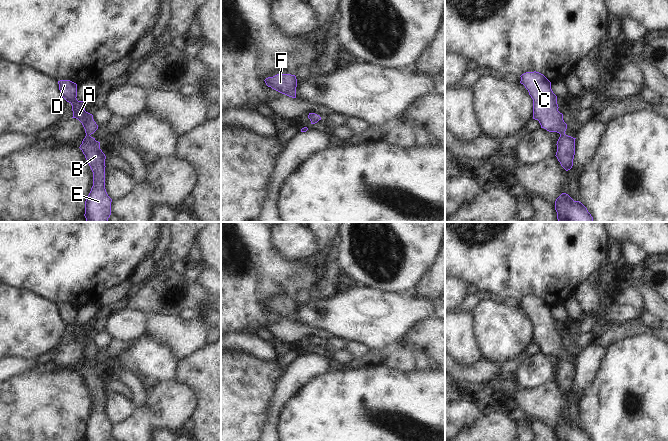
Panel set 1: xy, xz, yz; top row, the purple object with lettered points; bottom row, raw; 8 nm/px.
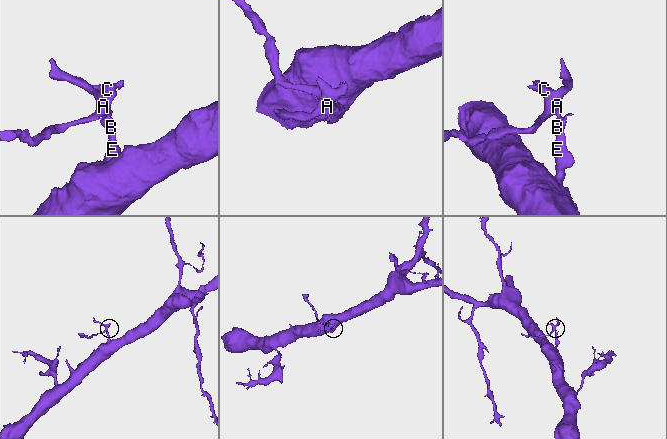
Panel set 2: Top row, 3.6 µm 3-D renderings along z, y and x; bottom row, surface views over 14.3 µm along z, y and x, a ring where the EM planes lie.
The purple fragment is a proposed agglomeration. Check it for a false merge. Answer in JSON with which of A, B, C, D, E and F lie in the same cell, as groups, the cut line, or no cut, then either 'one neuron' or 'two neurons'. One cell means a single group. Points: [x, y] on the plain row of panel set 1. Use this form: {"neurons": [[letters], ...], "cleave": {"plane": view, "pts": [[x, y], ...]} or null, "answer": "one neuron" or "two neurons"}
{"neurons": [["A", "B", "C", "D", "E", "F"]], "cleave": null, "answer": "one neuron"}

